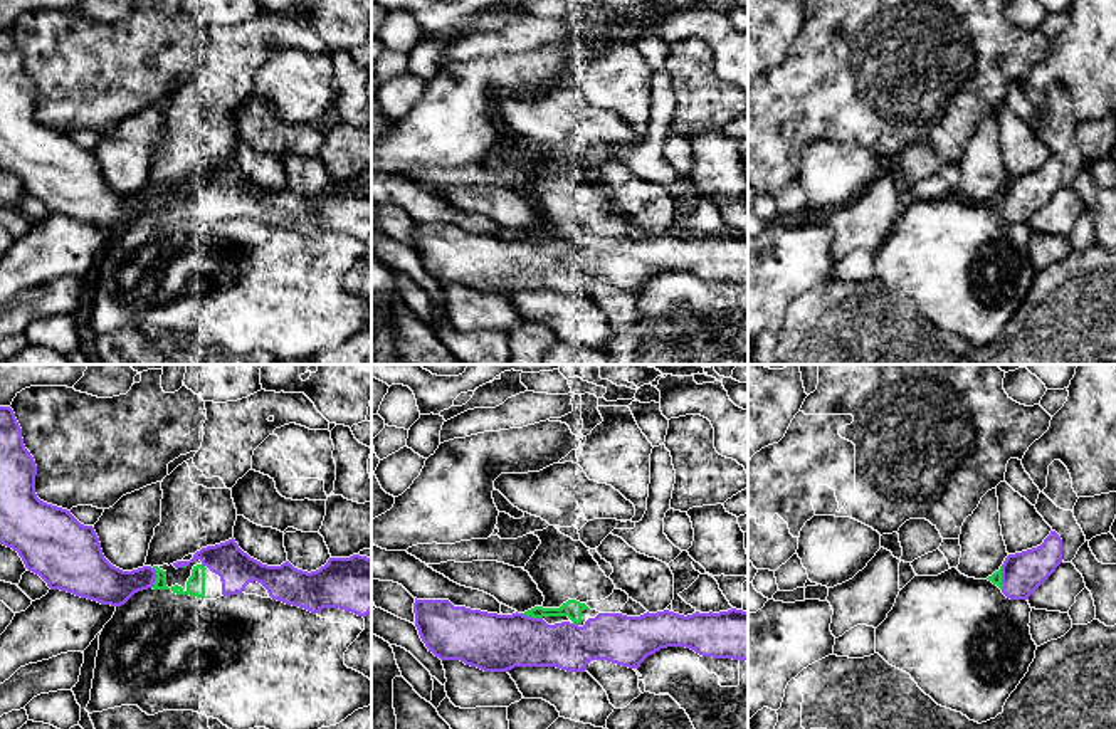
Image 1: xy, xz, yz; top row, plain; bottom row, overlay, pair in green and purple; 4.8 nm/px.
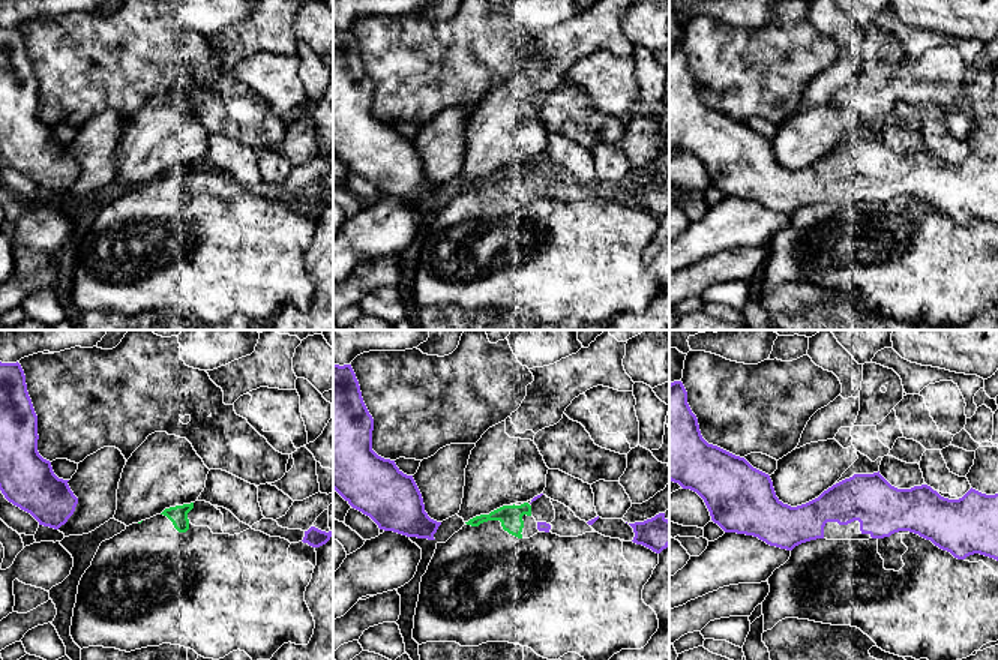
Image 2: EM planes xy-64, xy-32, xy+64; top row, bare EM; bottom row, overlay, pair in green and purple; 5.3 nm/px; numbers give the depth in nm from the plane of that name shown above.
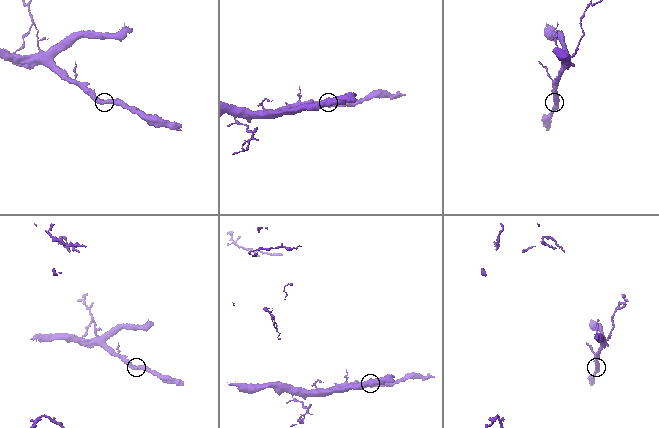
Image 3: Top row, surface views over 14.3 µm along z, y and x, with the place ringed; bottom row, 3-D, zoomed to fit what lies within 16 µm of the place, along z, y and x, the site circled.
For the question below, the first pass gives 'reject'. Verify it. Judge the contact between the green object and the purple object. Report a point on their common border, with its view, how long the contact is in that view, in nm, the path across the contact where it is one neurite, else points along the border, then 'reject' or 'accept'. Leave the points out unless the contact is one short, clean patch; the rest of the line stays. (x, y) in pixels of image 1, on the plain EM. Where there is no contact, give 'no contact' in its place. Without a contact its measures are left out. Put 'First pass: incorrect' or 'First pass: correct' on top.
First pass: incorrect
yz (1000, 202) | 110 nm | accept

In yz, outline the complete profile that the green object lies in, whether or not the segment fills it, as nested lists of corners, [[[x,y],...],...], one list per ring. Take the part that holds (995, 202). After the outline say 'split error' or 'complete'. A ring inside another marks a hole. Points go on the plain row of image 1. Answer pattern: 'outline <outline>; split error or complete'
outline [[[1050,155],[1040,170],[1008,178],[1000,193],[987,203],[1010,223],[1029,223],[1061,186],[1062,163]]]; split error

